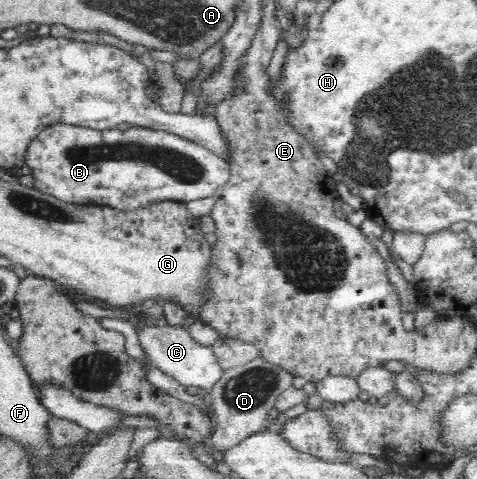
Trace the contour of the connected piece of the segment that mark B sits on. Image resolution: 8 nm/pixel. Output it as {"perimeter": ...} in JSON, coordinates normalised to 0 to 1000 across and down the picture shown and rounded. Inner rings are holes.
{"perimeter":[[[111,261],[111,265],[99,265],[94,273],[86,273],[78,286],[61,301],[55,319],[55,344],[57,355],[67,363],[73,376],[73,395],[101,403],[119,415],[145,424],[170,424],[178,430],[189,428],[229,428],[237,436],[287,436],[287,432],[308,432],[317,424],[329,420],[405,420],[409,415],[426,415],[430,411],[442,411],[447,401],[468,390],[484,370],[484,351],[476,332],[468,332],[447,317],[430,311],[426,305],[405,299],[384,284],[354,278],[352,273],[323,271],[317,267],[279,263],[279,269],[270,267],[266,273],[249,273],[249,267],[203,271],[161,261]]]}

